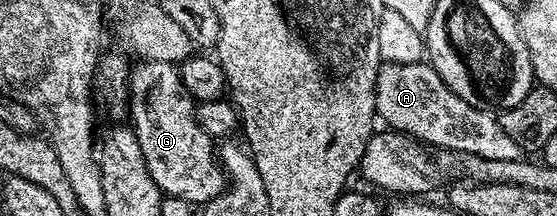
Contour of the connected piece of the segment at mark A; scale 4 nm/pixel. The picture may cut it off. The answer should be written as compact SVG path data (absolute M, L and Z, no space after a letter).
M420 62L418 64L388 64L384 63L378 69L375 78L375 110L380 121L390 126L394 131L404 133L424 145L432 144L435 150L446 152L464 152L465 154L477 154L477 158L497 158L498 160L518 160L521 149L509 134L499 125L496 113L491 110L474 108L469 106L437 74L430 63Z

